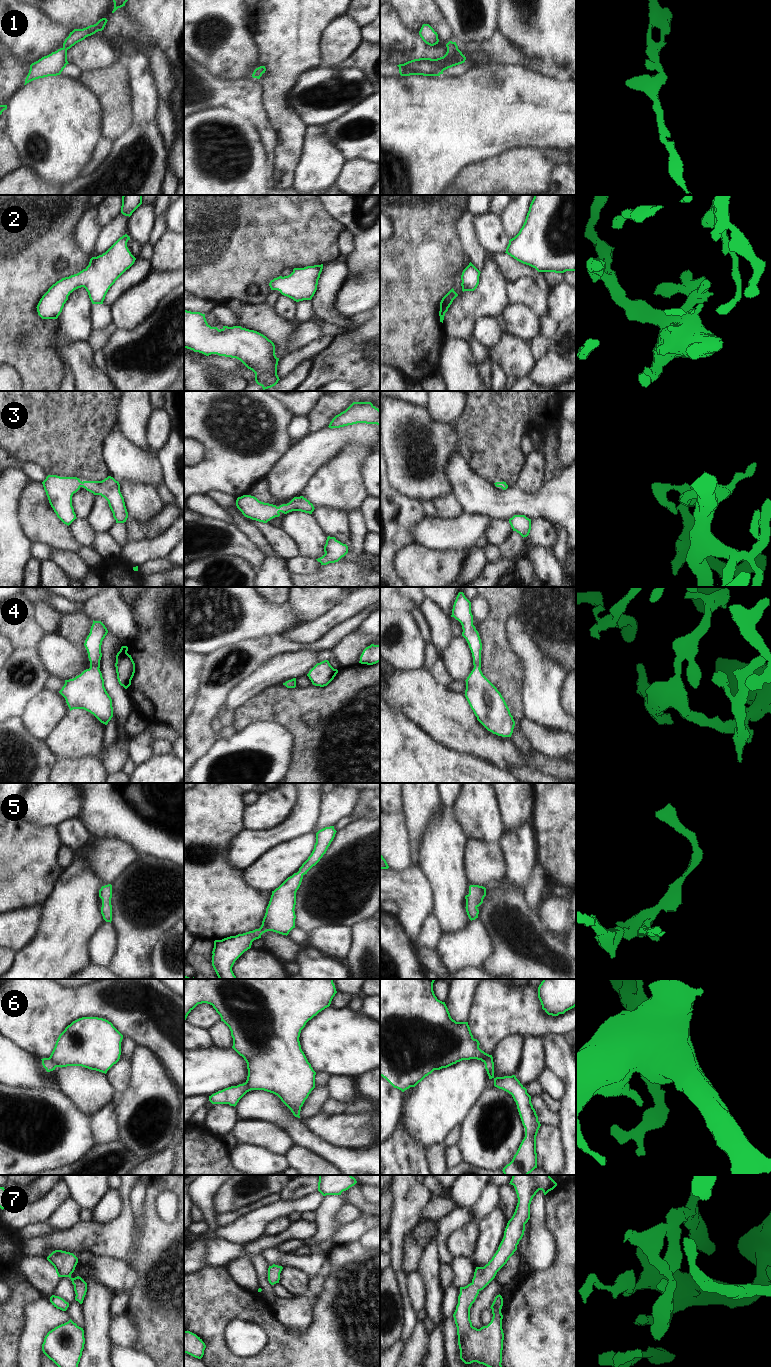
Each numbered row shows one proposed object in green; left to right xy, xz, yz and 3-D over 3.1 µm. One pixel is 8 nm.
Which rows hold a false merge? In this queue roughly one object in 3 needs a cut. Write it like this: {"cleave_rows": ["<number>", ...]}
{"cleave_rows": ["6"]}

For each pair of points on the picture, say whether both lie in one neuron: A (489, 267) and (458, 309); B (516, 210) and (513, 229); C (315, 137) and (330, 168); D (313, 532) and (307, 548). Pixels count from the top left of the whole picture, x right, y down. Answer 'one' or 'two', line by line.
A: one
B: one
C: one
D: one

